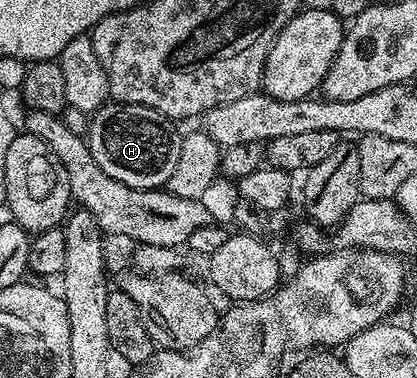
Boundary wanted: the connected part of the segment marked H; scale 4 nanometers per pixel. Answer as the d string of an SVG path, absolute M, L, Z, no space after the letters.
M107 103L93 113L90 122L88 143L92 150L92 158L96 158L96 166L100 166L104 174L116 178L116 182L124 182L133 188L162 188L168 182L168 178L172 178L176 158L180 158L180 136L179 133L174 133L174 128L175 125L171 121L151 108L135 104Z

